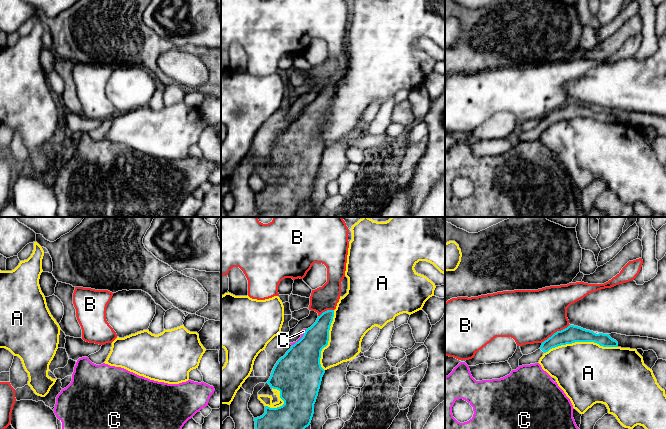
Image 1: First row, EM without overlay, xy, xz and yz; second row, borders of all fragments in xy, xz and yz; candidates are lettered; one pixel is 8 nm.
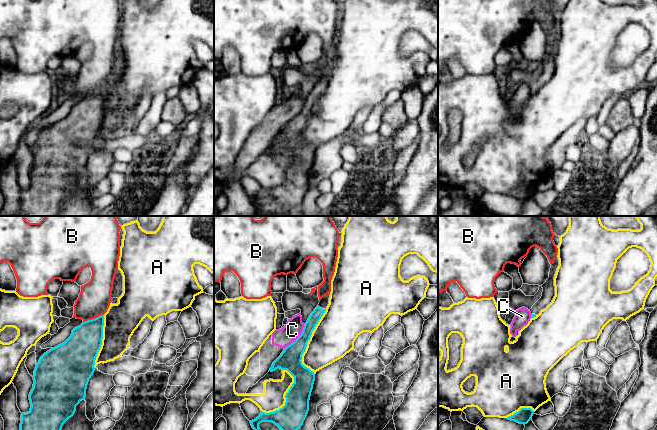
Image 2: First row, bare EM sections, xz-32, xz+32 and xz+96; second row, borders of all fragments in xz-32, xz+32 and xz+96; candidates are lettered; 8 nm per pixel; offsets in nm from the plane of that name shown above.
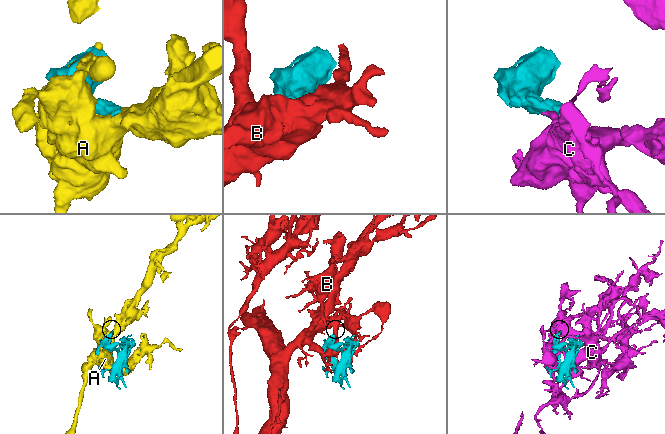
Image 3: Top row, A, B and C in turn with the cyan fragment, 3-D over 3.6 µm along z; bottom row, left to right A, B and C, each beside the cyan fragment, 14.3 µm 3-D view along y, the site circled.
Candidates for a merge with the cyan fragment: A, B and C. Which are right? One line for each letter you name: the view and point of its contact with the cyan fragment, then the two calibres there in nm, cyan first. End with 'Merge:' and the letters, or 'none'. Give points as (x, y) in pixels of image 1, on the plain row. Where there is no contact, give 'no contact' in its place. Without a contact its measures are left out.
Merge: none

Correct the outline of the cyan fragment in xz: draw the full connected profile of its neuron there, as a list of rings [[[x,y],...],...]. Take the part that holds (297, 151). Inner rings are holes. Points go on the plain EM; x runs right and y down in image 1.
[[[327,86],[318,92],[316,98],[306,105],[303,113],[296,118],[275,140],[269,156],[271,165],[280,167],[284,180],[277,184],[265,182],[265,189],[254,194],[258,217],[292,217],[294,213],[311,199],[314,180],[325,146],[321,143],[321,127],[328,121],[329,106],[334,86]]]

